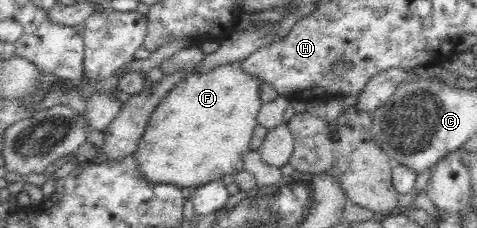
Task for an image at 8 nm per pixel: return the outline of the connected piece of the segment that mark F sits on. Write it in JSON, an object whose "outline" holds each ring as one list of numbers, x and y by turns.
{"outline":[[242,61,227,63,204,73,192,72,184,77,156,106,132,155,142,177,152,184,199,187,242,172,244,156,249,151,249,142,257,125,257,116,263,104,260,99,261,81,257,76,244,73]]}

